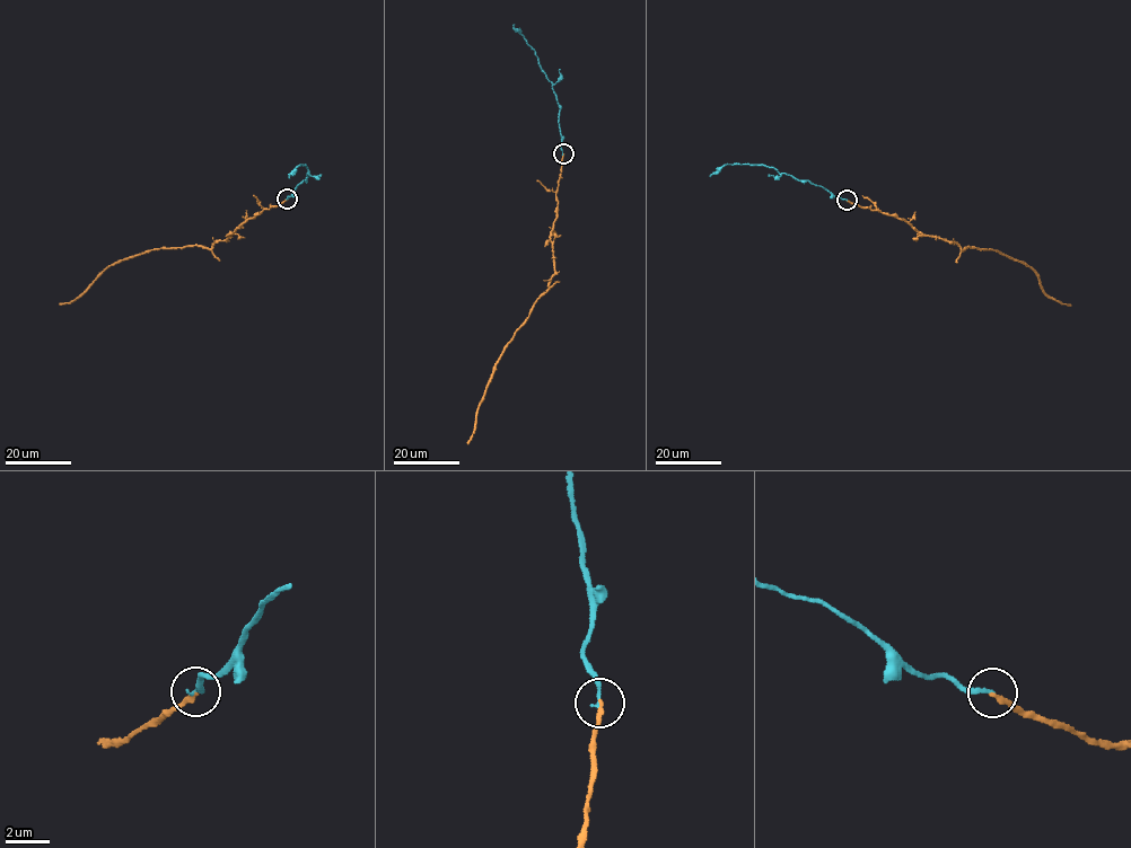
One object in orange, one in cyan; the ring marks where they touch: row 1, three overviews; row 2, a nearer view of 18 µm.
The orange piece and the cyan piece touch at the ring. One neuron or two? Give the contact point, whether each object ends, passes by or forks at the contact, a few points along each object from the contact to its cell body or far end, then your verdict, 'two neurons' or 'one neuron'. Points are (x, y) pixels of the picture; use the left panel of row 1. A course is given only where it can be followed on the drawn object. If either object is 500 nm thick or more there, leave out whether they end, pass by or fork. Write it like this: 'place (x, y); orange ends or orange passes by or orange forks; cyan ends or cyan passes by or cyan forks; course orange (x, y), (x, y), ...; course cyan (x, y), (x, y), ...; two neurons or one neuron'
place (287, 199); orange ends; cyan ends; course orange (287, 199), (251, 217), (210, 248), (154, 248), (111, 265), (78, 297), (59, 305); course cyan (287, 199), (297, 186), (307, 180), (307, 167), (298, 166), (289, 178); two neurons

